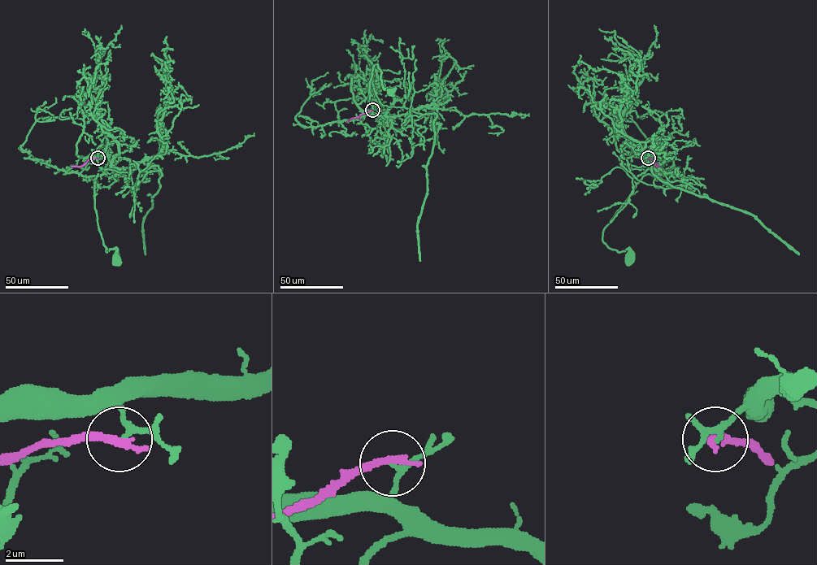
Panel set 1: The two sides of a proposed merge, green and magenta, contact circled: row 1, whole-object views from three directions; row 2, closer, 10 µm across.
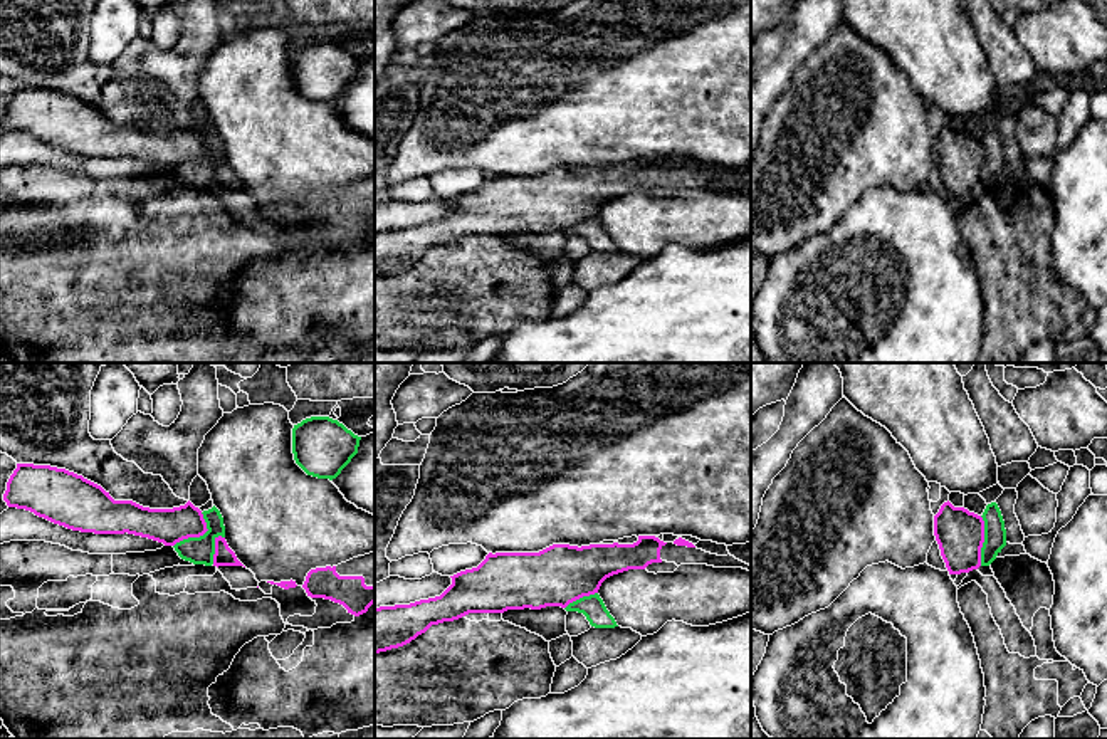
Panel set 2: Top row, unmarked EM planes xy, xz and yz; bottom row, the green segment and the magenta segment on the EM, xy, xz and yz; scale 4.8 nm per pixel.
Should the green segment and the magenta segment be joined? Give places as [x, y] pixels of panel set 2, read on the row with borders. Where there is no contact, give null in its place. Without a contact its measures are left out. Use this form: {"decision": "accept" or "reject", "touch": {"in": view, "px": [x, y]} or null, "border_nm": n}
{"decision": "reject", "touch": {"in": "xy", "px": [200, 536]}, "border_nm": 220}

